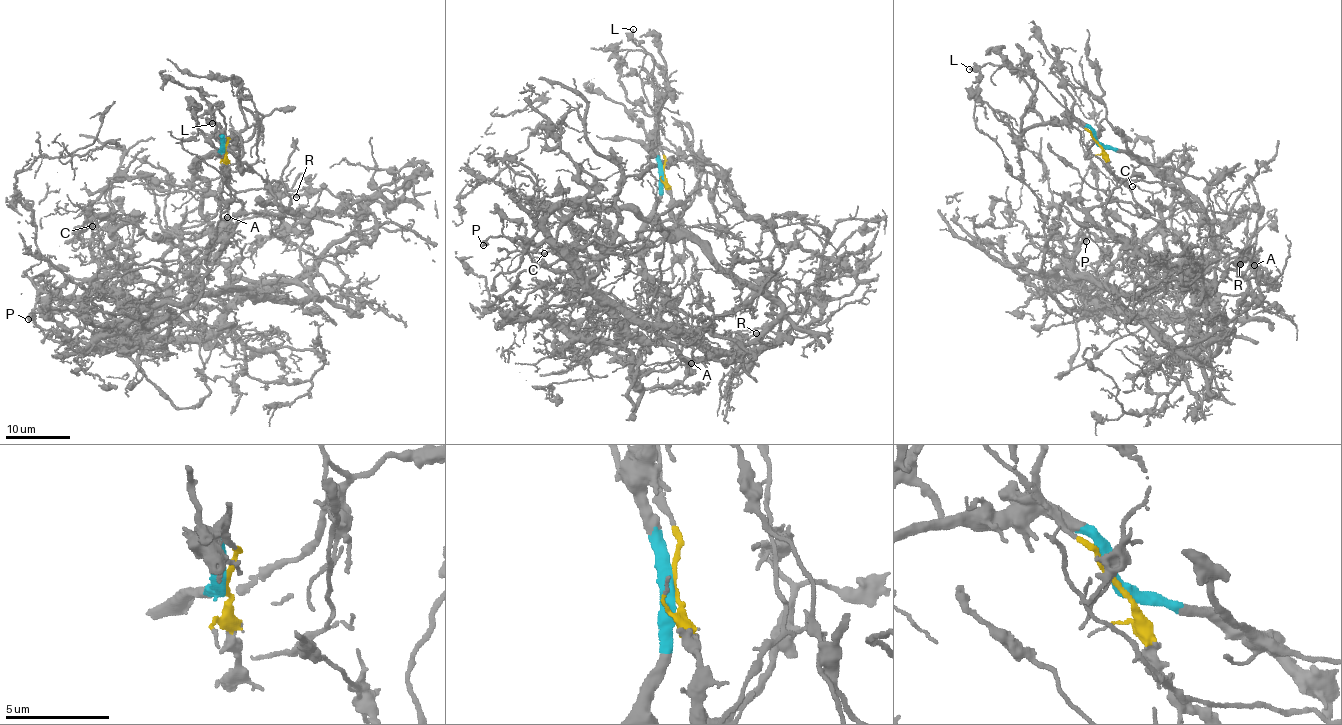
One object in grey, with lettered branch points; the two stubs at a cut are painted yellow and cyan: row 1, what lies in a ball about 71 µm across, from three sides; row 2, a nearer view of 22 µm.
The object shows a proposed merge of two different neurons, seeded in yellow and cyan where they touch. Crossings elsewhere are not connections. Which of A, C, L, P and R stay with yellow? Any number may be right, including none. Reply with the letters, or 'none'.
L, P

